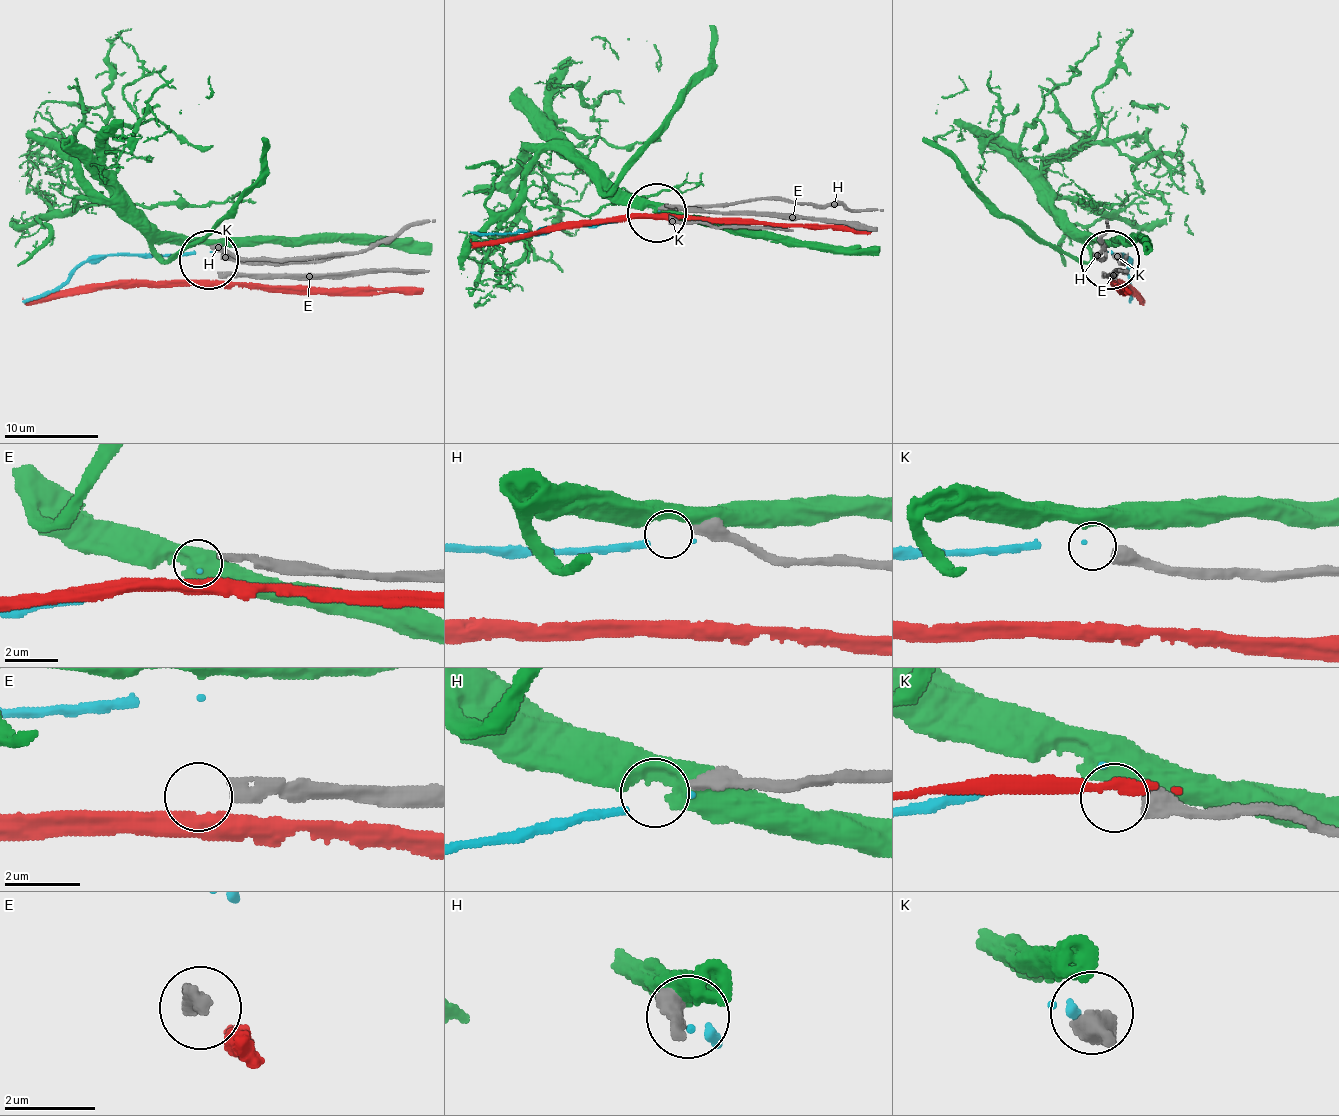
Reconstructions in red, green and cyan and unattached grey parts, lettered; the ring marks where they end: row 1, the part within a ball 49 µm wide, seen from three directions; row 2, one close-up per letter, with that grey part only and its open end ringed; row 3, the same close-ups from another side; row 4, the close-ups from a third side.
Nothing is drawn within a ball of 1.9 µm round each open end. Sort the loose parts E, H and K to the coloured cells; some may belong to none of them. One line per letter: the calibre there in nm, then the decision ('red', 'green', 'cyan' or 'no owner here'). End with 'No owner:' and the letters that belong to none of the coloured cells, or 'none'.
E: 340 nm thick; no owner here
H: 440 nm thick; no owner here
K: 550 nm thick; no owner here
No owner: E, H, K

